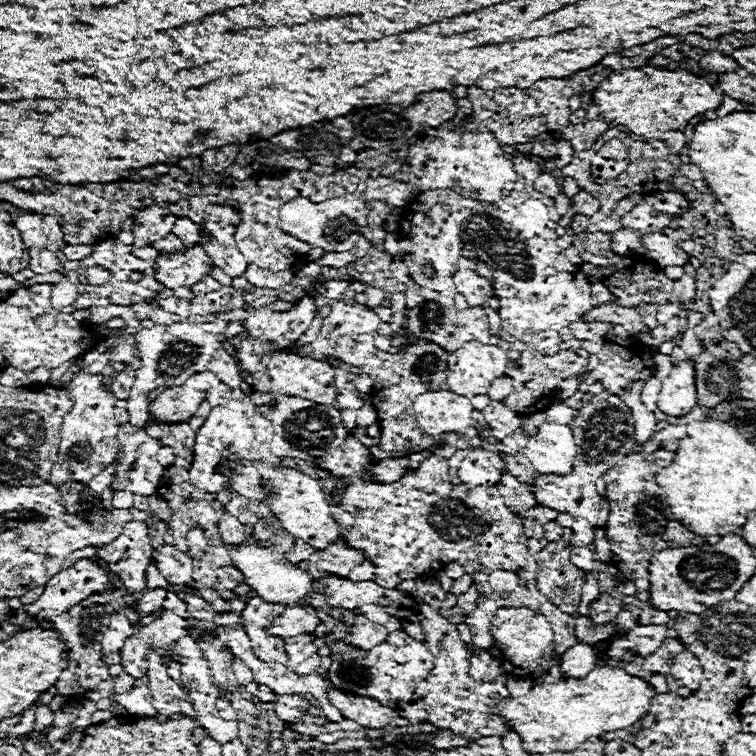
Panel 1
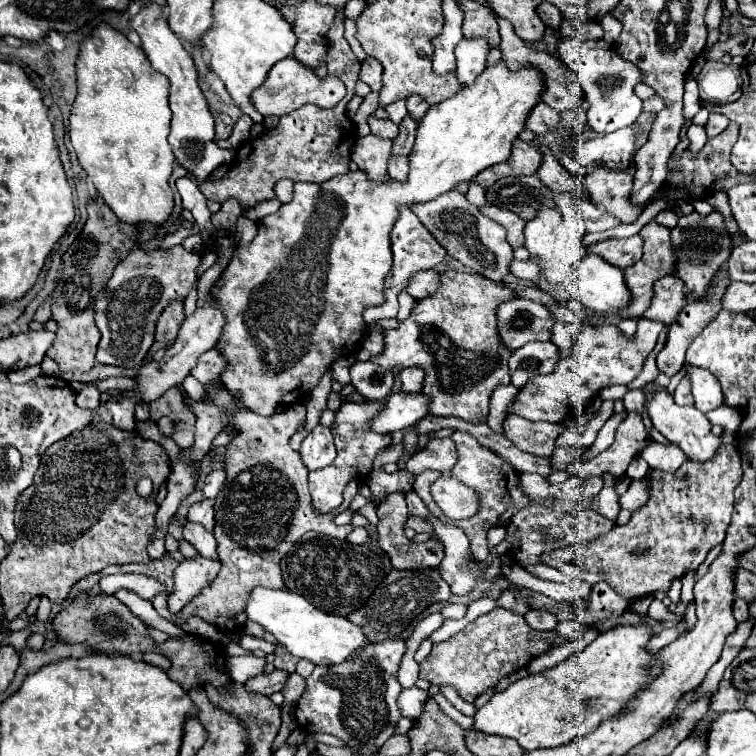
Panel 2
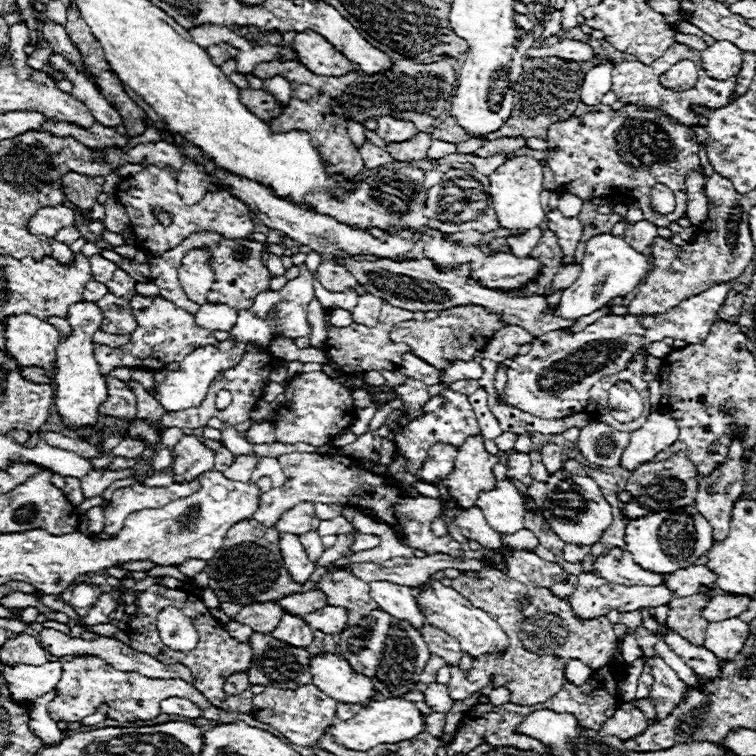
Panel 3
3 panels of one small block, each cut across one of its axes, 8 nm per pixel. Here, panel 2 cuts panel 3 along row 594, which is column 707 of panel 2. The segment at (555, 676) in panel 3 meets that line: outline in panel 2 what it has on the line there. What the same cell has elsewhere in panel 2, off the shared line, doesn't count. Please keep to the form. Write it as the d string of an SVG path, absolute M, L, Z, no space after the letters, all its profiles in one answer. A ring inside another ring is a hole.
M724 444L722 452L718 452L710 464L686 460L674 474L650 470L646 478L650 482L650 498L632 514L628 524L614 526L594 544L576 544L548 552L542 556L542 562L590 586L606 582L630 602L656 592L666 594L674 580L684 578L688 572L696 572L706 554L722 544L726 528L730 526L734 488L742 480L740 452L734 444Z

